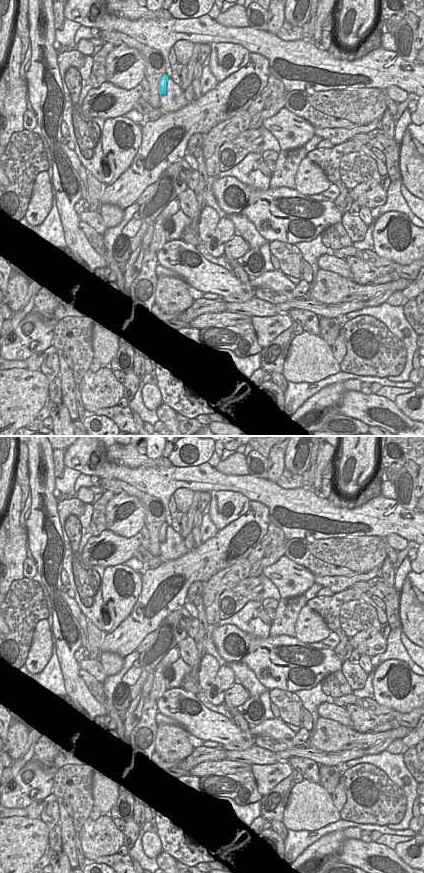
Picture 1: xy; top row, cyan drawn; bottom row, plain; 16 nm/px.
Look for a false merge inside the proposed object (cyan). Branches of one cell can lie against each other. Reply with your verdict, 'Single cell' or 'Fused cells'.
Single cell.

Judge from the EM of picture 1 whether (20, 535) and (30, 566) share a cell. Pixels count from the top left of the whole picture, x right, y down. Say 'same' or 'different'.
different

